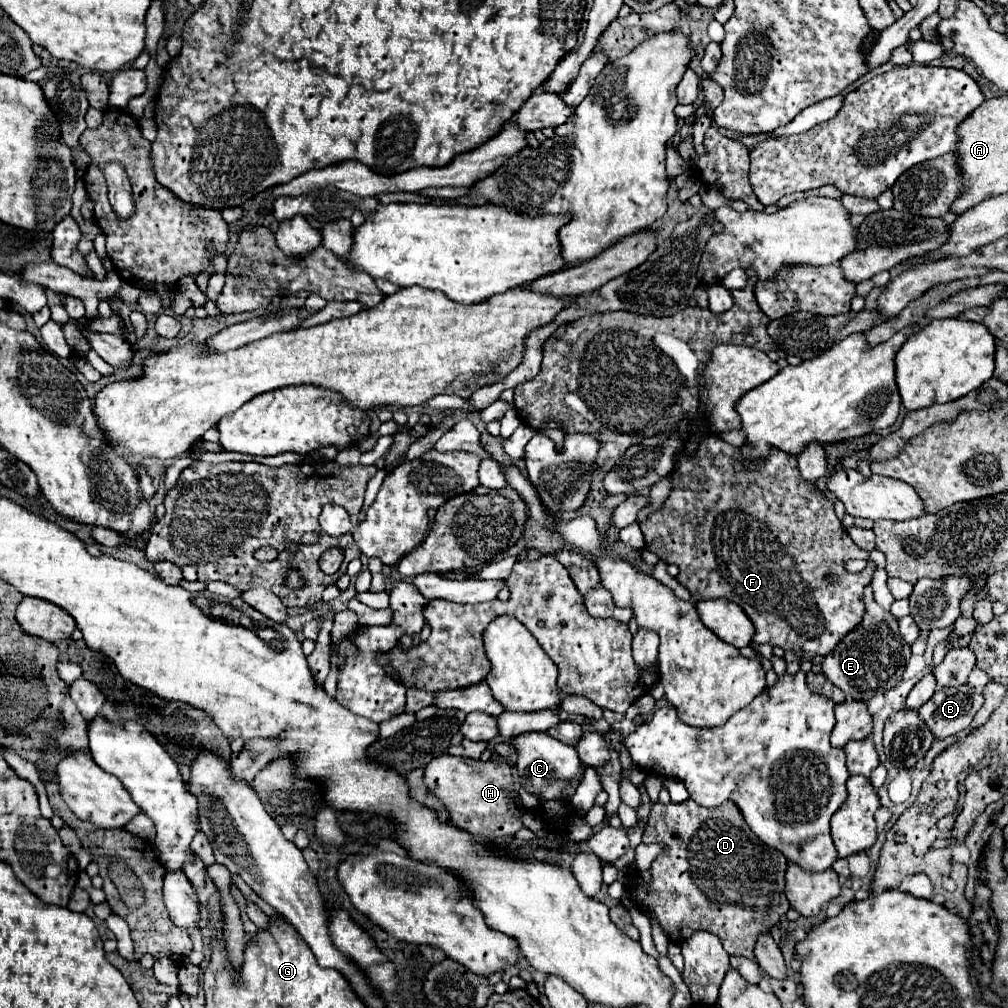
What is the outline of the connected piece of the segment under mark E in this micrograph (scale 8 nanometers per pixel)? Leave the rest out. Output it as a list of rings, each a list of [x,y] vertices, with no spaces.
[[[867,587],[863,603],[863,621],[853,631],[849,631],[821,663],[825,677],[847,695],[847,701],[869,701],[873,695],[891,689],[901,679],[905,663],[911,655],[911,649],[903,637],[891,631],[891,613],[875,603],[871,587]]]

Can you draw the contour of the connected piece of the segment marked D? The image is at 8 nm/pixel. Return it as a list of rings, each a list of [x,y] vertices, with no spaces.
[[[693,799],[667,805],[655,803],[647,817],[643,843],[661,843],[665,851],[657,855],[651,865],[651,883],[645,883],[635,871],[627,875],[629,891],[639,903],[639,907],[651,911],[651,915],[655,915],[661,925],[665,925],[669,937],[677,937],[677,943],[683,943],[691,933],[703,929],[721,937],[723,947],[729,955],[743,955],[747,959],[755,959],[753,947],[757,935],[763,931],[771,931],[771,927],[779,923],[781,915],[789,911],[789,901],[785,897],[787,859],[779,849],[765,845],[749,829],[735,803],[727,801],[713,809],[701,807]]]

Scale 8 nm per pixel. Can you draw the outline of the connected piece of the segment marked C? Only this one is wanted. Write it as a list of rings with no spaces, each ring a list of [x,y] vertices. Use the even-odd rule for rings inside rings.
[[[523,733],[509,739],[509,745],[517,751],[517,773],[521,787],[525,787],[531,795],[541,799],[559,797],[559,793],[577,775],[579,767],[583,767],[579,763],[579,757],[575,755],[575,747],[563,745],[557,739],[551,739],[551,735],[547,733]]]

